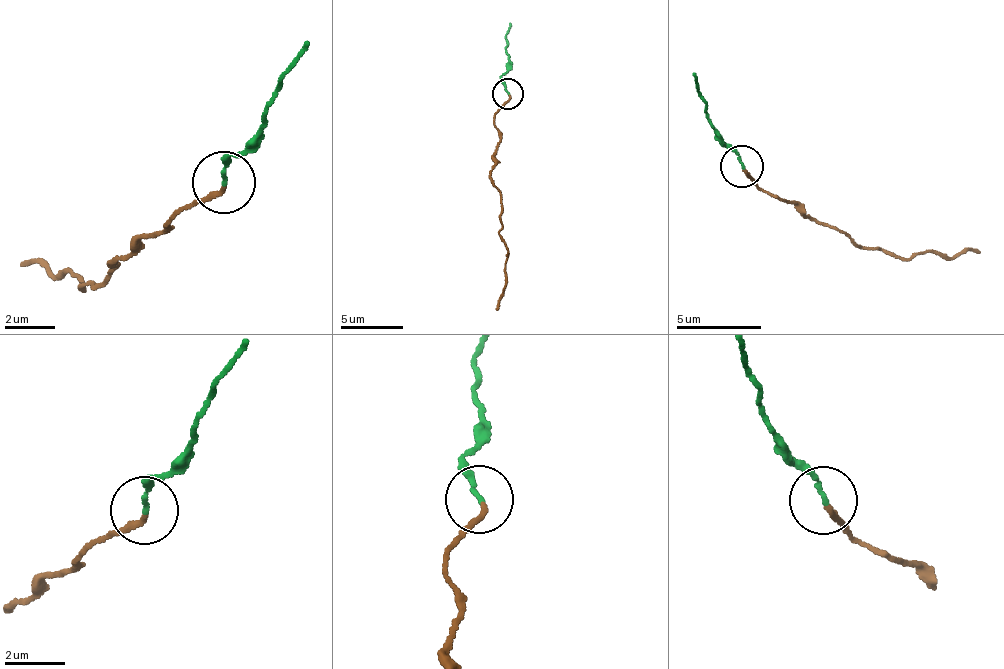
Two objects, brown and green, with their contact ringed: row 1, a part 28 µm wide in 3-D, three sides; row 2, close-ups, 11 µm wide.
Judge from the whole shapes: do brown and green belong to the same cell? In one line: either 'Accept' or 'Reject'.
Accept

